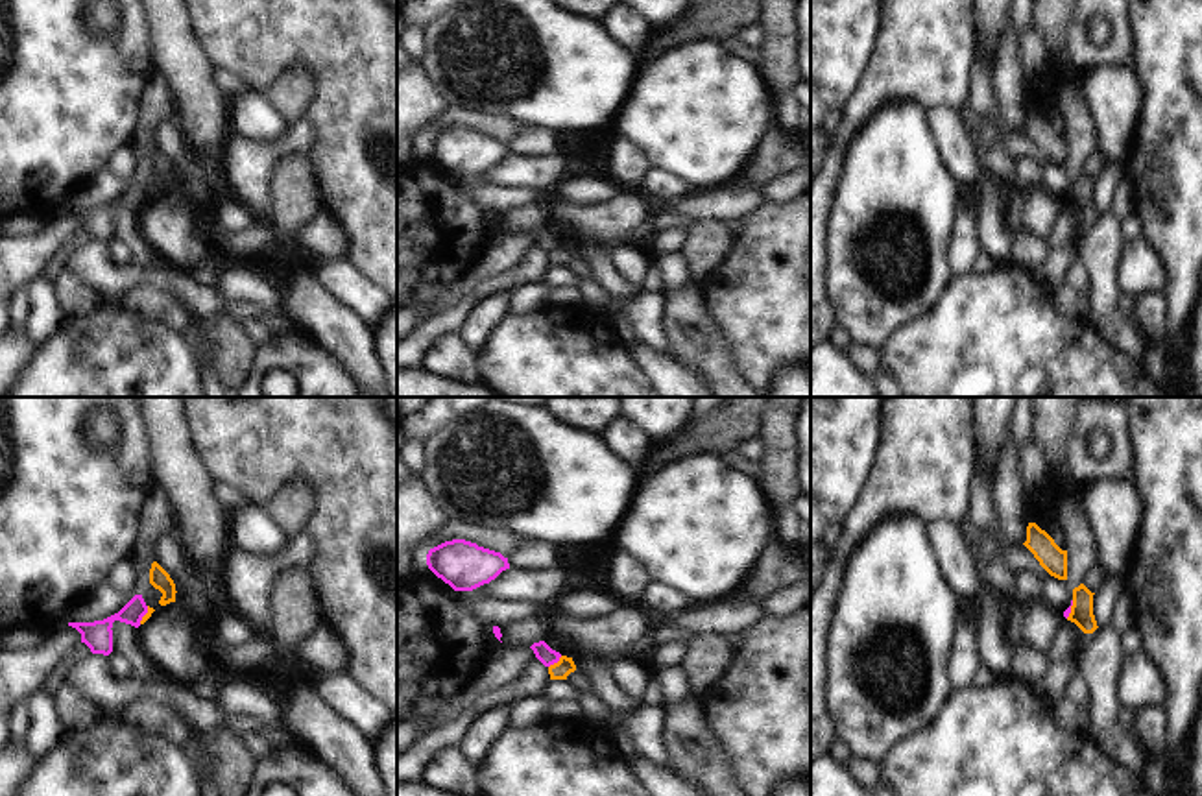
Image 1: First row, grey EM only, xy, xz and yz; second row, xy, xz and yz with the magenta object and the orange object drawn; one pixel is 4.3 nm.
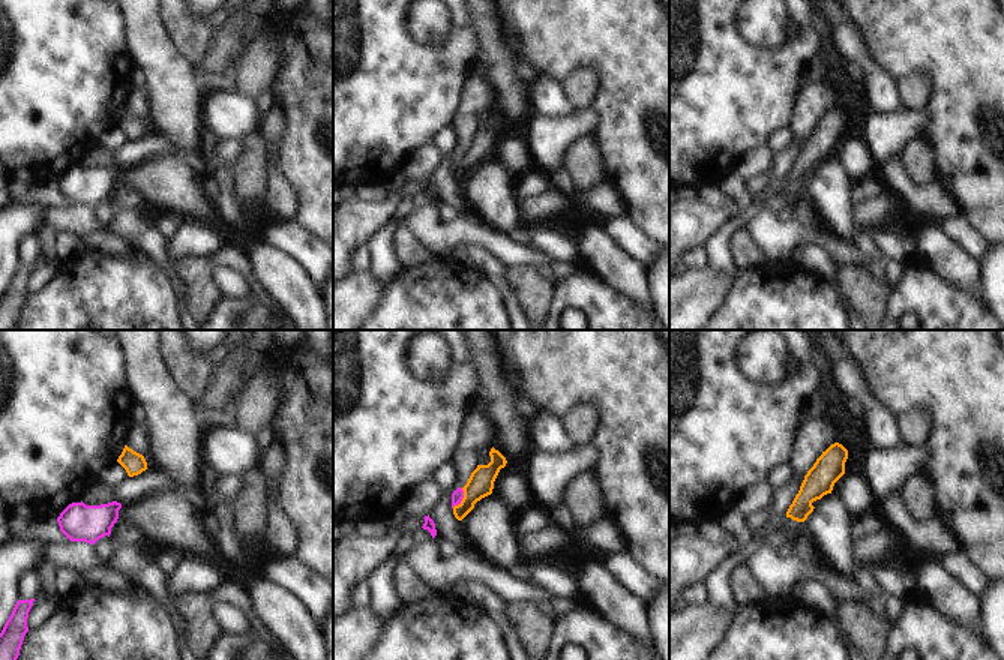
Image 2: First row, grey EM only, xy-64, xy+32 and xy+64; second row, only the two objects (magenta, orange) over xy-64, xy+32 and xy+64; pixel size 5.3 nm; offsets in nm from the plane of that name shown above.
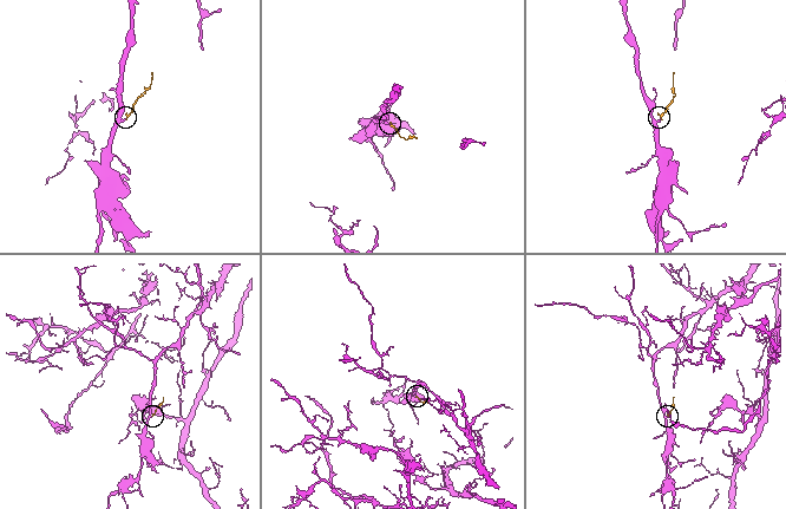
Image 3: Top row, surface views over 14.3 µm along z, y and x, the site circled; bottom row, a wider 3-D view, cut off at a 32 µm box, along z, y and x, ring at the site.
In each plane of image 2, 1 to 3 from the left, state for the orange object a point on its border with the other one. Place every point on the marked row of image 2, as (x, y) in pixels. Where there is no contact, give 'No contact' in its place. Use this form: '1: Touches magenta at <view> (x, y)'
1: No contact
2: Touches magenta at xy+32 (462, 497)
3: No contact.

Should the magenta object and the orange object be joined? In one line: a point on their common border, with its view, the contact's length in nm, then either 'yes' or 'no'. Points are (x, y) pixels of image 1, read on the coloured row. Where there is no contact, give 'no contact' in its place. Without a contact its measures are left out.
meets magenta in xz at (554, 662); contact 80 nm long; no

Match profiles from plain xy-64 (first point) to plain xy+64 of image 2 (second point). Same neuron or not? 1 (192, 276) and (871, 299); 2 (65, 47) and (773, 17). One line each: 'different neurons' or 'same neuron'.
1: same neuron
2: different neurons

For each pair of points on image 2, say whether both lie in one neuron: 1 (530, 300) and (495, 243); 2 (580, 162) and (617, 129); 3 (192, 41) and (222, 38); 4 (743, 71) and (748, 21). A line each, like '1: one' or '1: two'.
1: two
2: two
3: two
4: two

